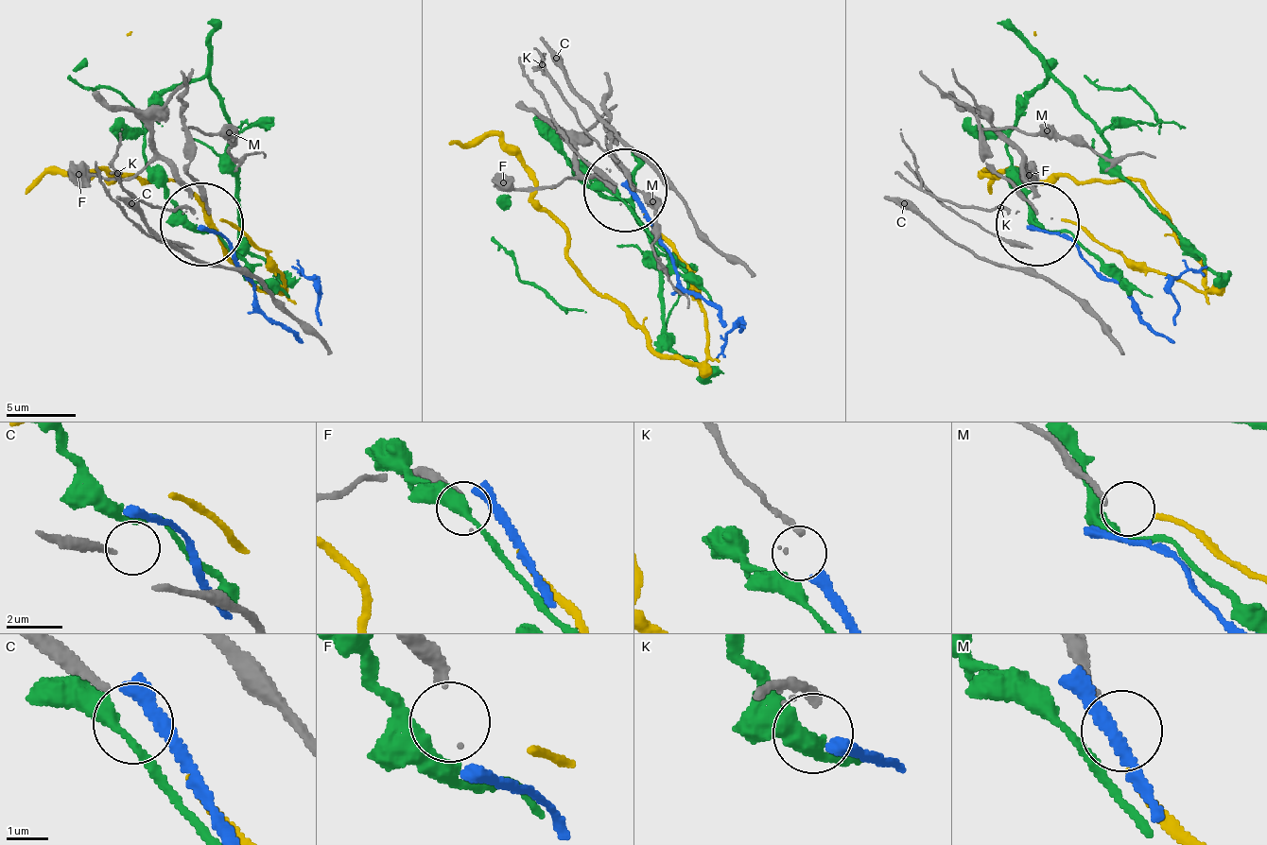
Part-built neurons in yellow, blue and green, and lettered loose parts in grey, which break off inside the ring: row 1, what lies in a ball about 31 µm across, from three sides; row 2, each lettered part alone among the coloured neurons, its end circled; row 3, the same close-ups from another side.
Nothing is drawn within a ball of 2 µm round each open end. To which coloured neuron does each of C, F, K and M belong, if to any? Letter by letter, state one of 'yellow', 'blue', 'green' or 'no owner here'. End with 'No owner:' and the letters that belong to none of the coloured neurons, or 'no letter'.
C: no owner here
F: no owner here
K: blue
M: yellow
No owner: C, F

